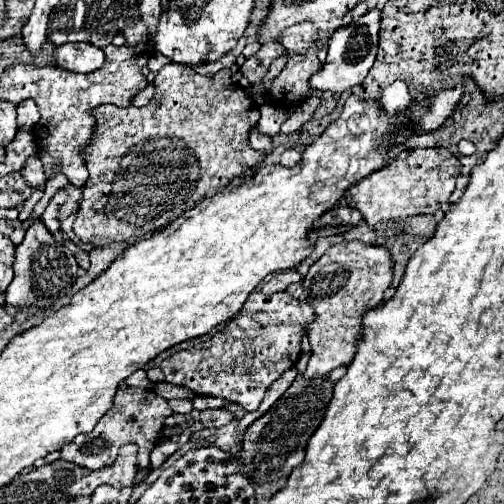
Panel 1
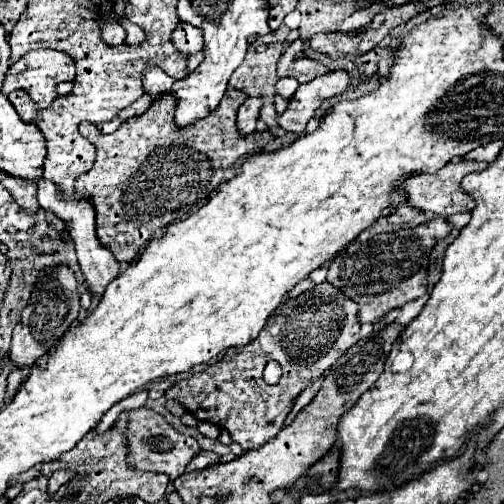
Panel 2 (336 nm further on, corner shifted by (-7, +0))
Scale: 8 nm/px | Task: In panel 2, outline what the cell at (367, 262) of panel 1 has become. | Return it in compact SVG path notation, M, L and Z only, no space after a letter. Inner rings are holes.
M431 217L413 229L399 229L389 233L387 239L371 239L367 243L353 241L343 253L339 253L329 263L327 281L347 293L353 301L359 303L359 321L373 323L379 317L385 317L393 307L401 307L407 301L413 301L427 293L427 265L429 251L435 247L437 237L445 239L451 233L447 217ZM355 291L379 291L379 293L355 293Z

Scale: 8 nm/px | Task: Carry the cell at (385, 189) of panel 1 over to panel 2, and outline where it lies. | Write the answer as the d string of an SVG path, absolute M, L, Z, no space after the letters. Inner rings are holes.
M455 159L449 161L447 167L439 169L439 173L435 175L413 175L407 181L403 181L403 189L407 193L407 205L417 207L425 213L437 213L437 215L455 215L455 213L463 213L463 211L471 211L475 209L475 199L471 199L467 193L463 193L461 189L461 179L473 171L481 171L485 169L485 163L477 163L477 161L463 161L463 159Z

